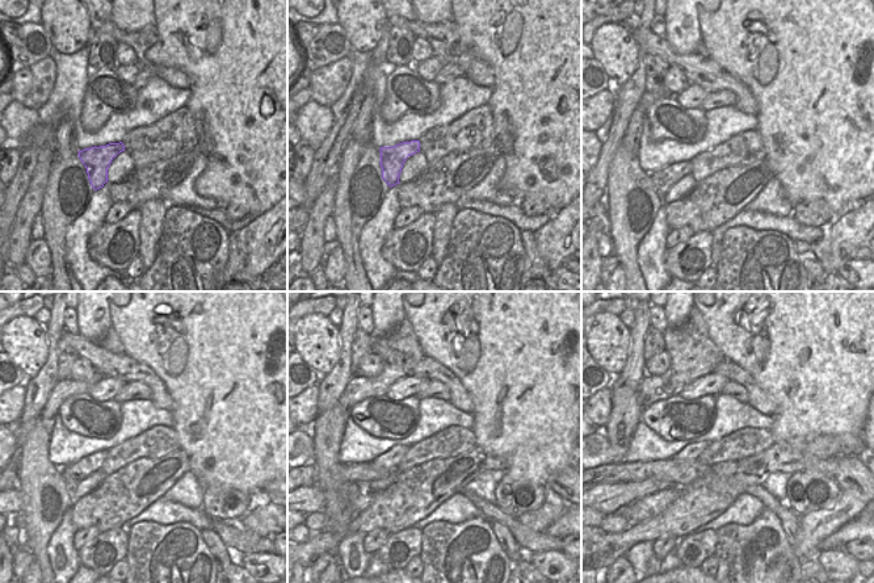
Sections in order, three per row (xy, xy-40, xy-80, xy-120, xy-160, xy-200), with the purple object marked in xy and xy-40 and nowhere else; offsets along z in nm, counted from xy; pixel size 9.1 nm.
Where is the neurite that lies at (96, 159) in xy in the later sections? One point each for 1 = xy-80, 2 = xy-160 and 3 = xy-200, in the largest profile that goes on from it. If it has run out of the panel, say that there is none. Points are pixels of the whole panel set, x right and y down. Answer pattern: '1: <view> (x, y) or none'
1: xy-80 (664, 179)
2: xy-160 (391, 458)
3: xy-200 (692, 452)

